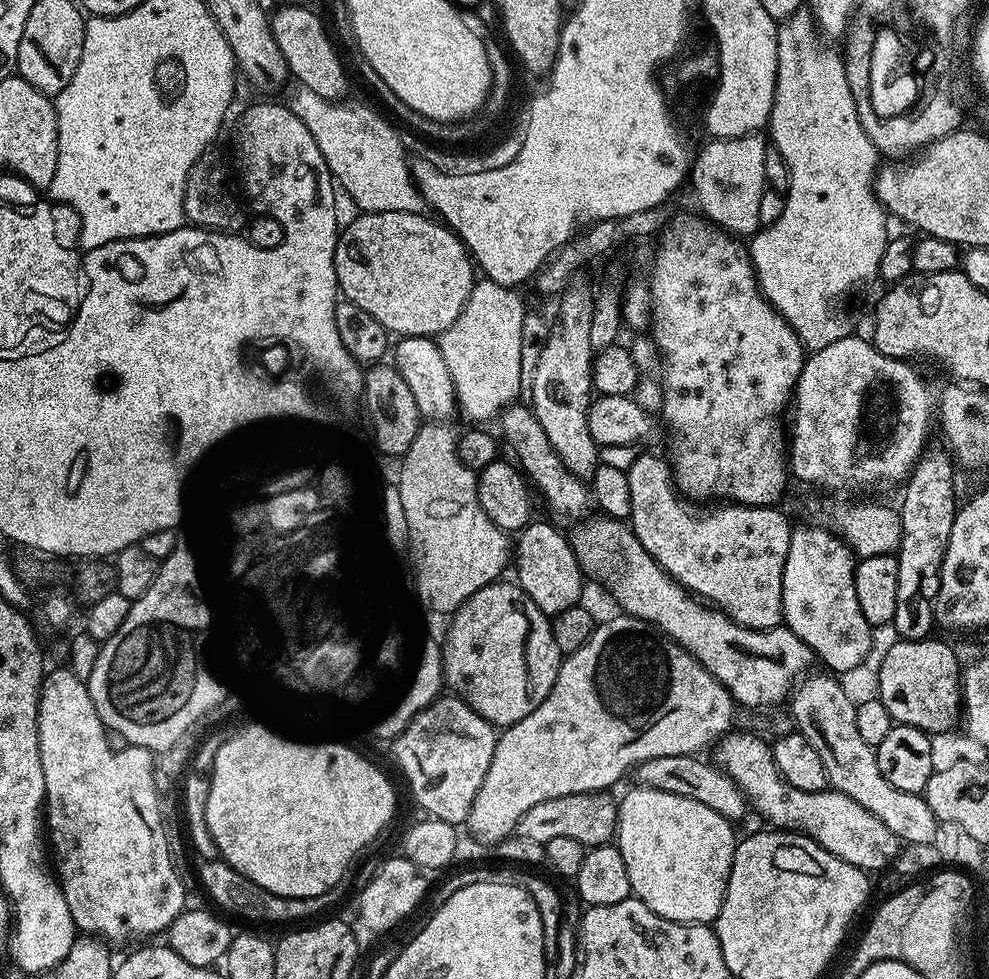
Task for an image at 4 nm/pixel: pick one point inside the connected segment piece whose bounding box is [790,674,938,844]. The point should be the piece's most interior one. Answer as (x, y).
(821, 712)

